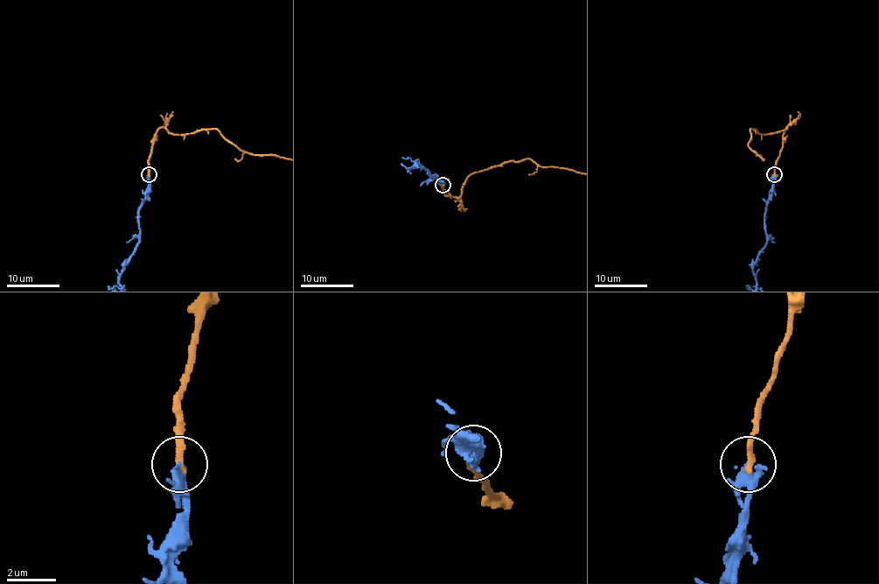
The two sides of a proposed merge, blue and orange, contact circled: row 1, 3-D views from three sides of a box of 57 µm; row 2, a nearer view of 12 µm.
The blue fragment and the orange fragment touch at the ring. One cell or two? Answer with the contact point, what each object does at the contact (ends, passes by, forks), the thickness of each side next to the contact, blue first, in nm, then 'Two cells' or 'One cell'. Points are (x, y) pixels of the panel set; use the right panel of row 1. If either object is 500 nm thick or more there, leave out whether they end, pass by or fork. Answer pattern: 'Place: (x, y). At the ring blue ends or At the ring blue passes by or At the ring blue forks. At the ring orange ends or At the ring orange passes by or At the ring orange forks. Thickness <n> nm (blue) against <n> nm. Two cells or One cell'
Place: (774, 174). At the ring blue forks. At the ring orange ends. Thickness 240 nm (blue) against 320 nm. One cell

